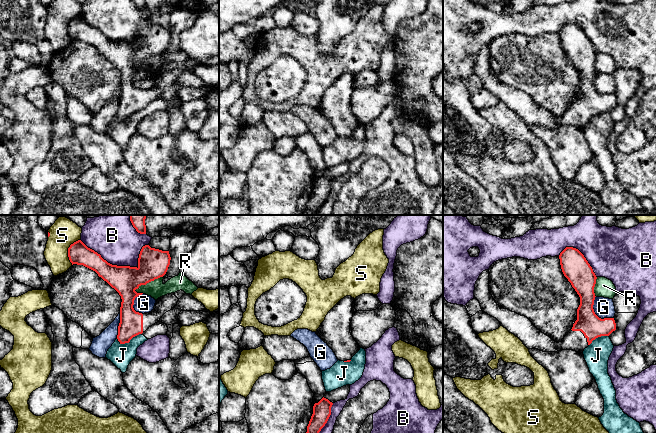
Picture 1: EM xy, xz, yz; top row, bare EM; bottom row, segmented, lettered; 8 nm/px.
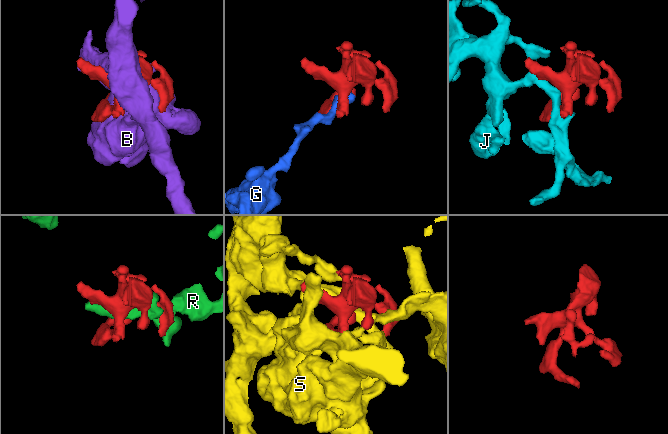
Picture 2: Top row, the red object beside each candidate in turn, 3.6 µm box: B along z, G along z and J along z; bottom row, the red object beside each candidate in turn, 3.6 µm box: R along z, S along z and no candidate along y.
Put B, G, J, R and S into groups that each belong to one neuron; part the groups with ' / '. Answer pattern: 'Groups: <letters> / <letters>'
Groups: B / G / J / R / S

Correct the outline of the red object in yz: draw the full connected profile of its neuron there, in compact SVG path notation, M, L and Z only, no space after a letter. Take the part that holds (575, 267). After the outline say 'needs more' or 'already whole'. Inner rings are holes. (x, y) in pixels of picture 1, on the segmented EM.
M566 247L559 255L564 276L580 297L577 320L572 329L557 343L538 330L525 316L500 307L489 291L489 269L483 271L475 284L474 297L481 309L496 318L500 325L518 337L528 349L543 352L573 350L583 353L593 340L609 336L616 330L614 318L599 318L593 309L596 275L584 255L576 248Z; needs more

